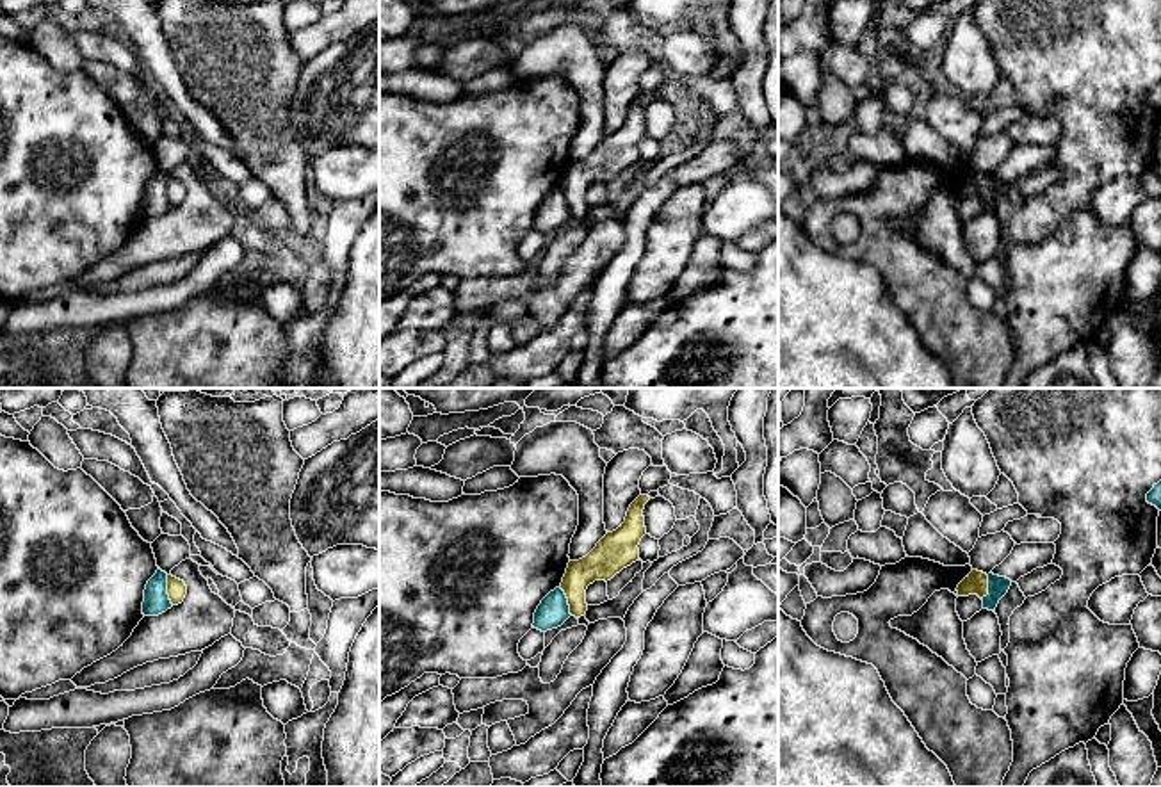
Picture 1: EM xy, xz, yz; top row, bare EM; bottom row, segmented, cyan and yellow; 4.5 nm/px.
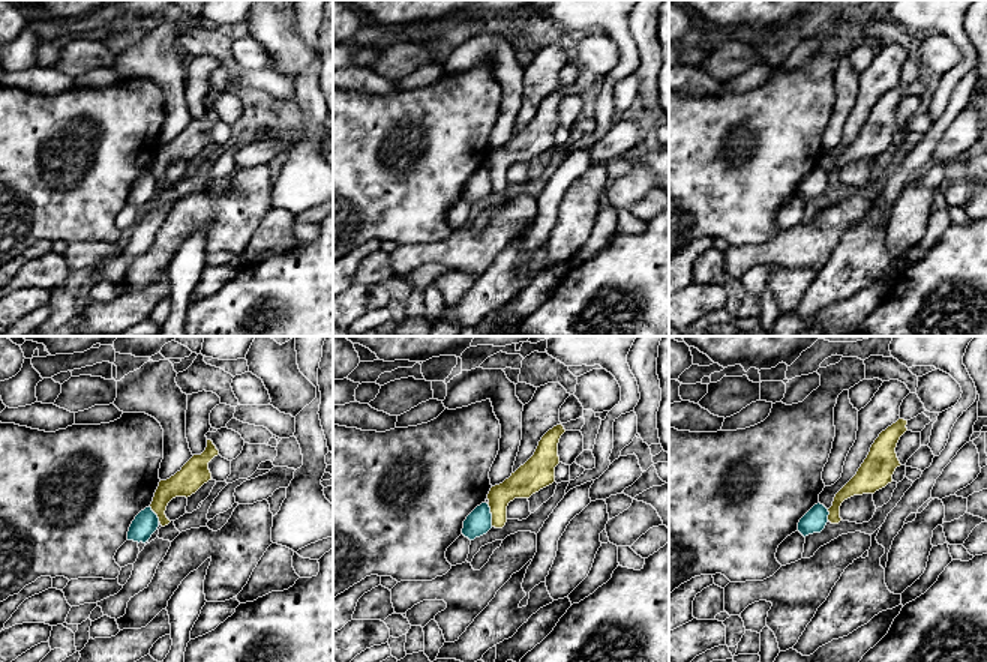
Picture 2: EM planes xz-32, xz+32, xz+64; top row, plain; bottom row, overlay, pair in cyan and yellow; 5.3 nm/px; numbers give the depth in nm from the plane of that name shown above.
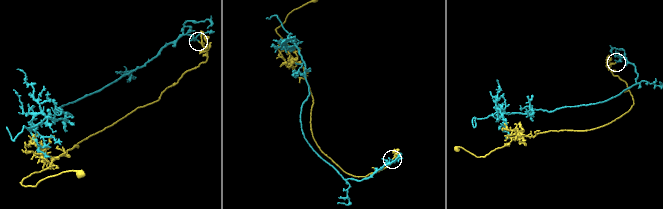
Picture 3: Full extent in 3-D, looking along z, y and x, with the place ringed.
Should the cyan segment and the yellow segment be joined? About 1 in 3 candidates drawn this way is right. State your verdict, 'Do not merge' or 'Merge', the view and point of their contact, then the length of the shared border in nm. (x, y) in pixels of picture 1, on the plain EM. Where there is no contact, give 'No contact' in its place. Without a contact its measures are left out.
Do not merge. Touches cyan at xy (166, 191). Shared border 140 nm

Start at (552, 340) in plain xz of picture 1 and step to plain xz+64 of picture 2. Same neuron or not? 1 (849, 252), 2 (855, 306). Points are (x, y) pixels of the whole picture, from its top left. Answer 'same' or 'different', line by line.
1: same
2: different

